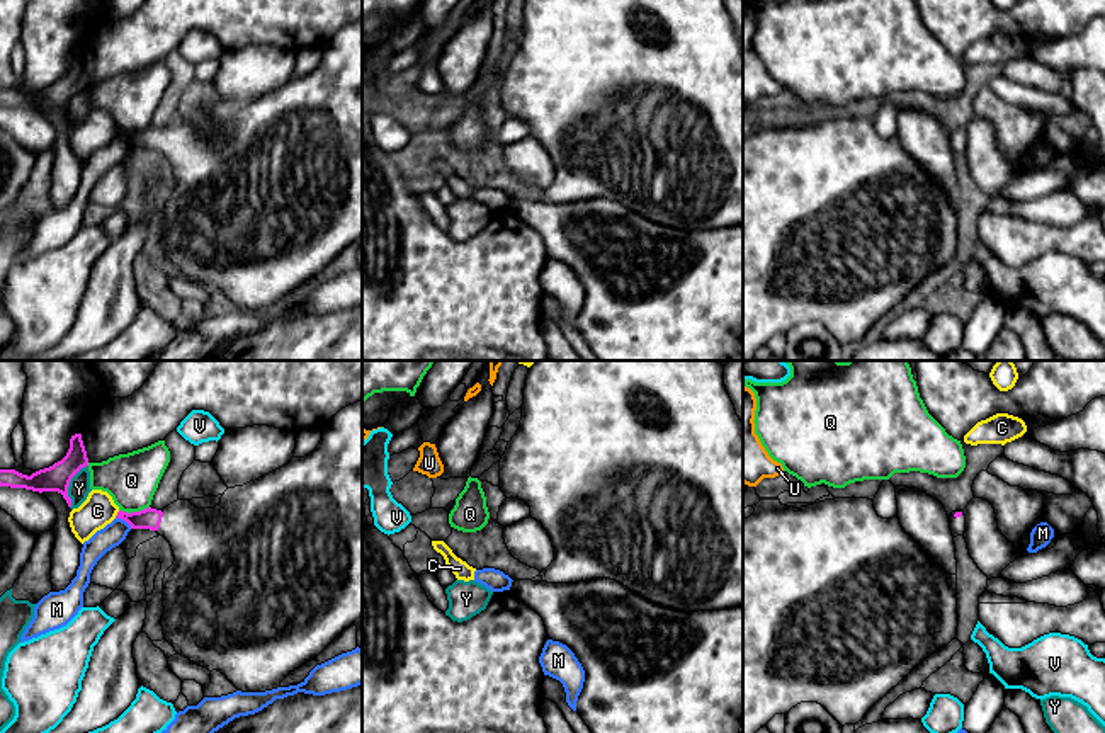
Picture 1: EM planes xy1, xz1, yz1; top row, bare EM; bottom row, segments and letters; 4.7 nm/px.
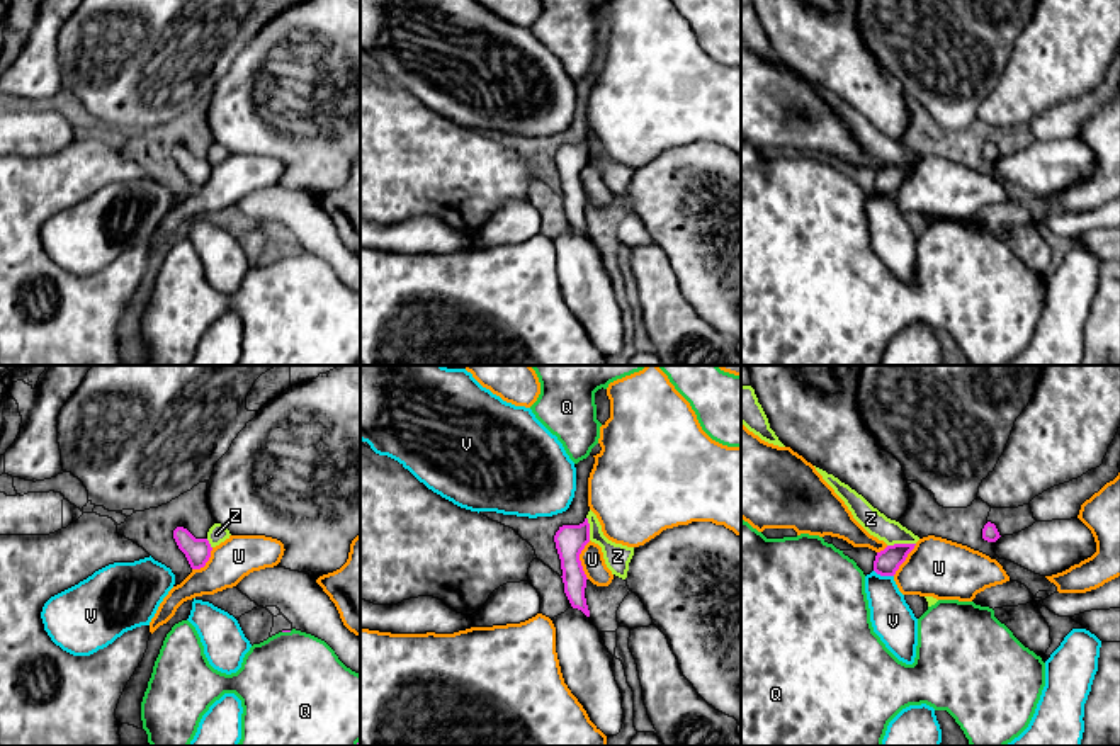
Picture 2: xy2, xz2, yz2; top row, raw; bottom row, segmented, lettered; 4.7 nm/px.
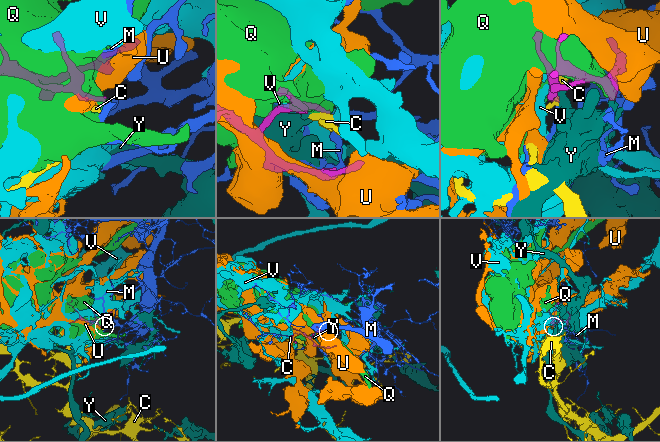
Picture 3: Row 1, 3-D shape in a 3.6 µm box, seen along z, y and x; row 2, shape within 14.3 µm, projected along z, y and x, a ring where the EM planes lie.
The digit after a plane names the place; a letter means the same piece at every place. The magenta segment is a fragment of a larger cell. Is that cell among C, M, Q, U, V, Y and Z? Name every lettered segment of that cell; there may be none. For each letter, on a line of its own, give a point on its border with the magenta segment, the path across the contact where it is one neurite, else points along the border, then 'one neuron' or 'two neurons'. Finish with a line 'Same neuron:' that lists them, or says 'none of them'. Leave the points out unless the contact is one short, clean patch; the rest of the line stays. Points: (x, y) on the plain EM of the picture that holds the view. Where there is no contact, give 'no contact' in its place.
C: contact xy1 (118, 133); border xy1 (119, 130), (114, 135); two neurons
M: contact xy1 (124, 138); two neurons
Q: contact xy1 (133, 131); two neurons
U: contact xz2 (578, 179); two neurons
V: contact yz2 (884, 194); two neurons
Y: contact xy1 (68, 104); two neurons
Z: contact yz2 (901, 163); border yz2 (915, 162), (888, 165); two neurons
Same neuron: none of them

